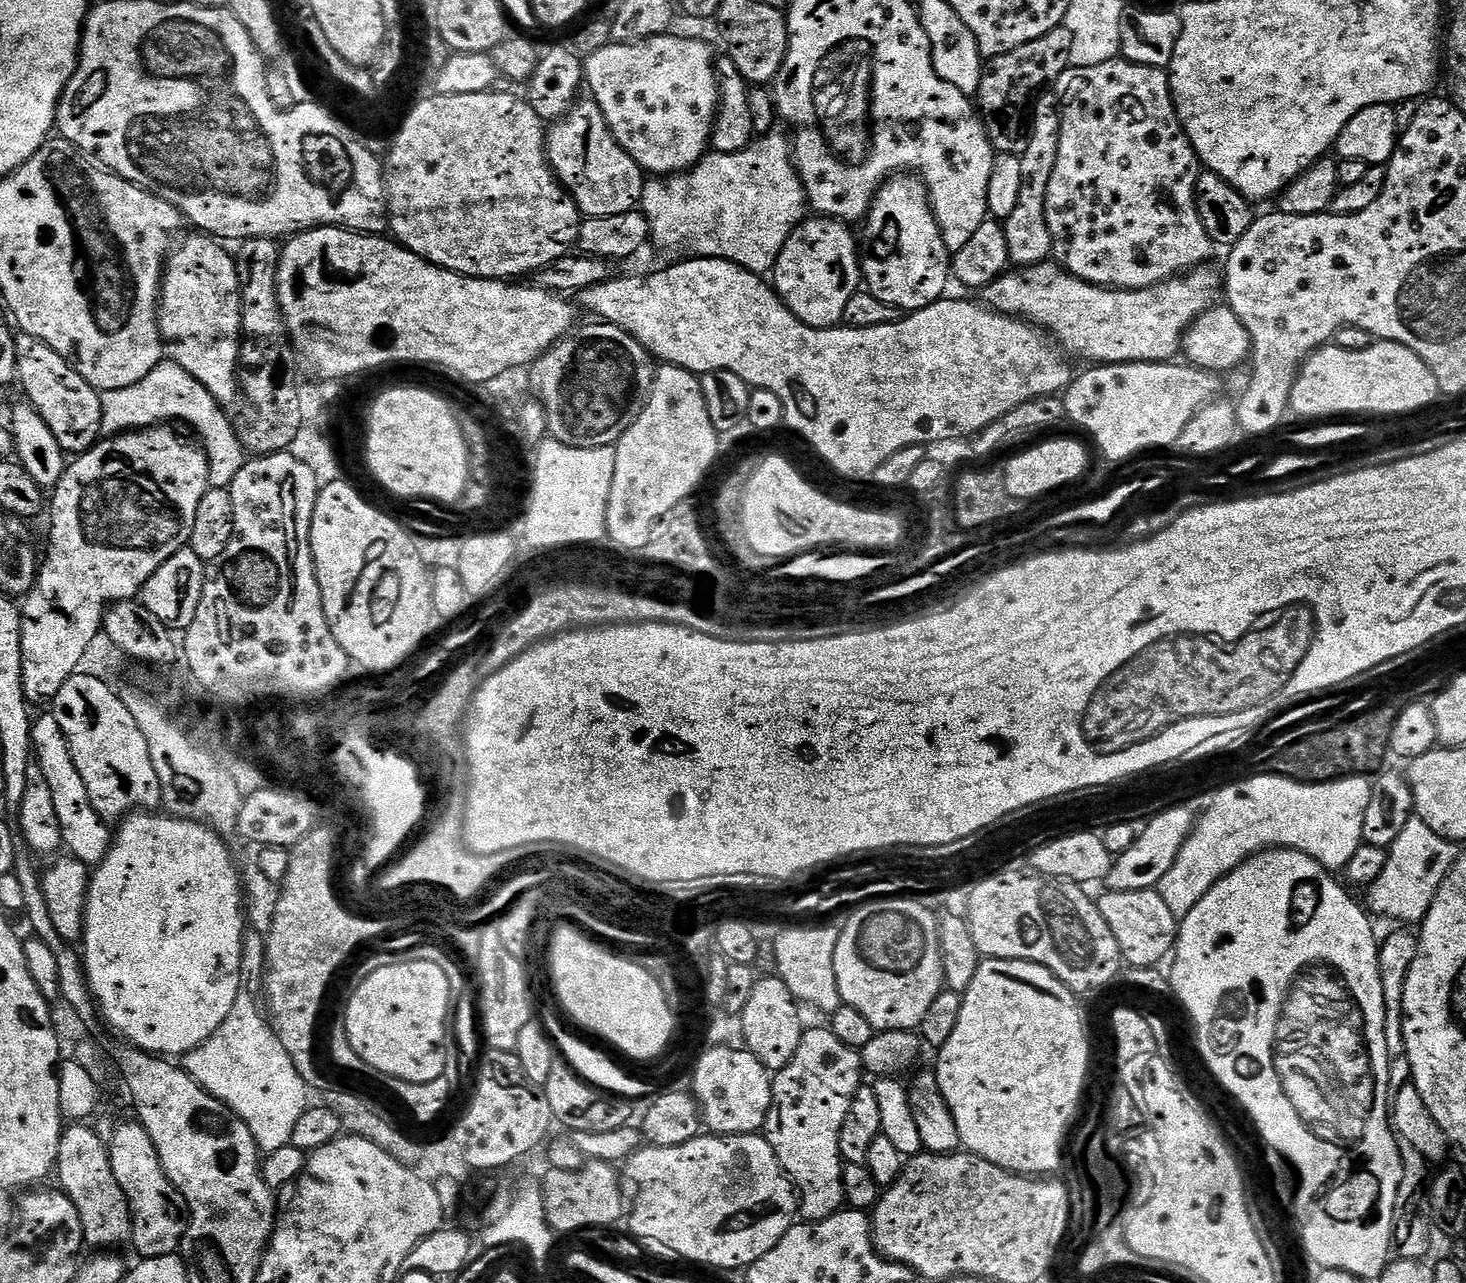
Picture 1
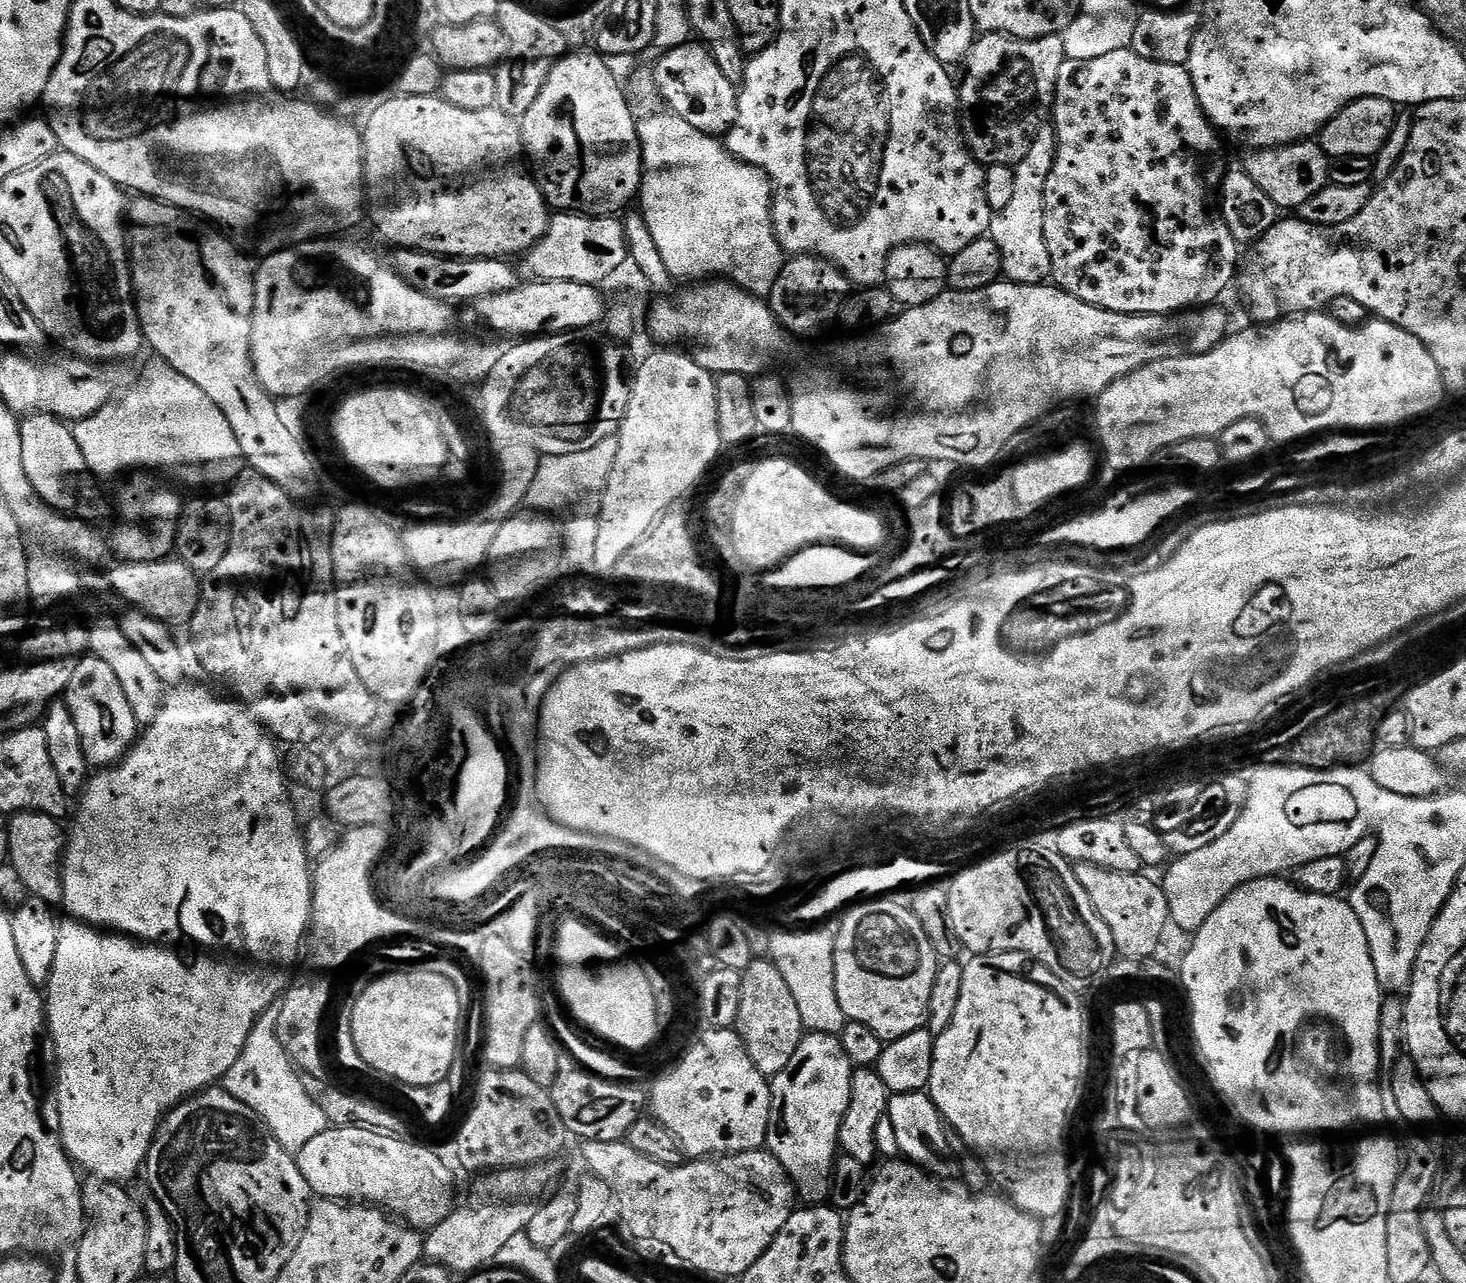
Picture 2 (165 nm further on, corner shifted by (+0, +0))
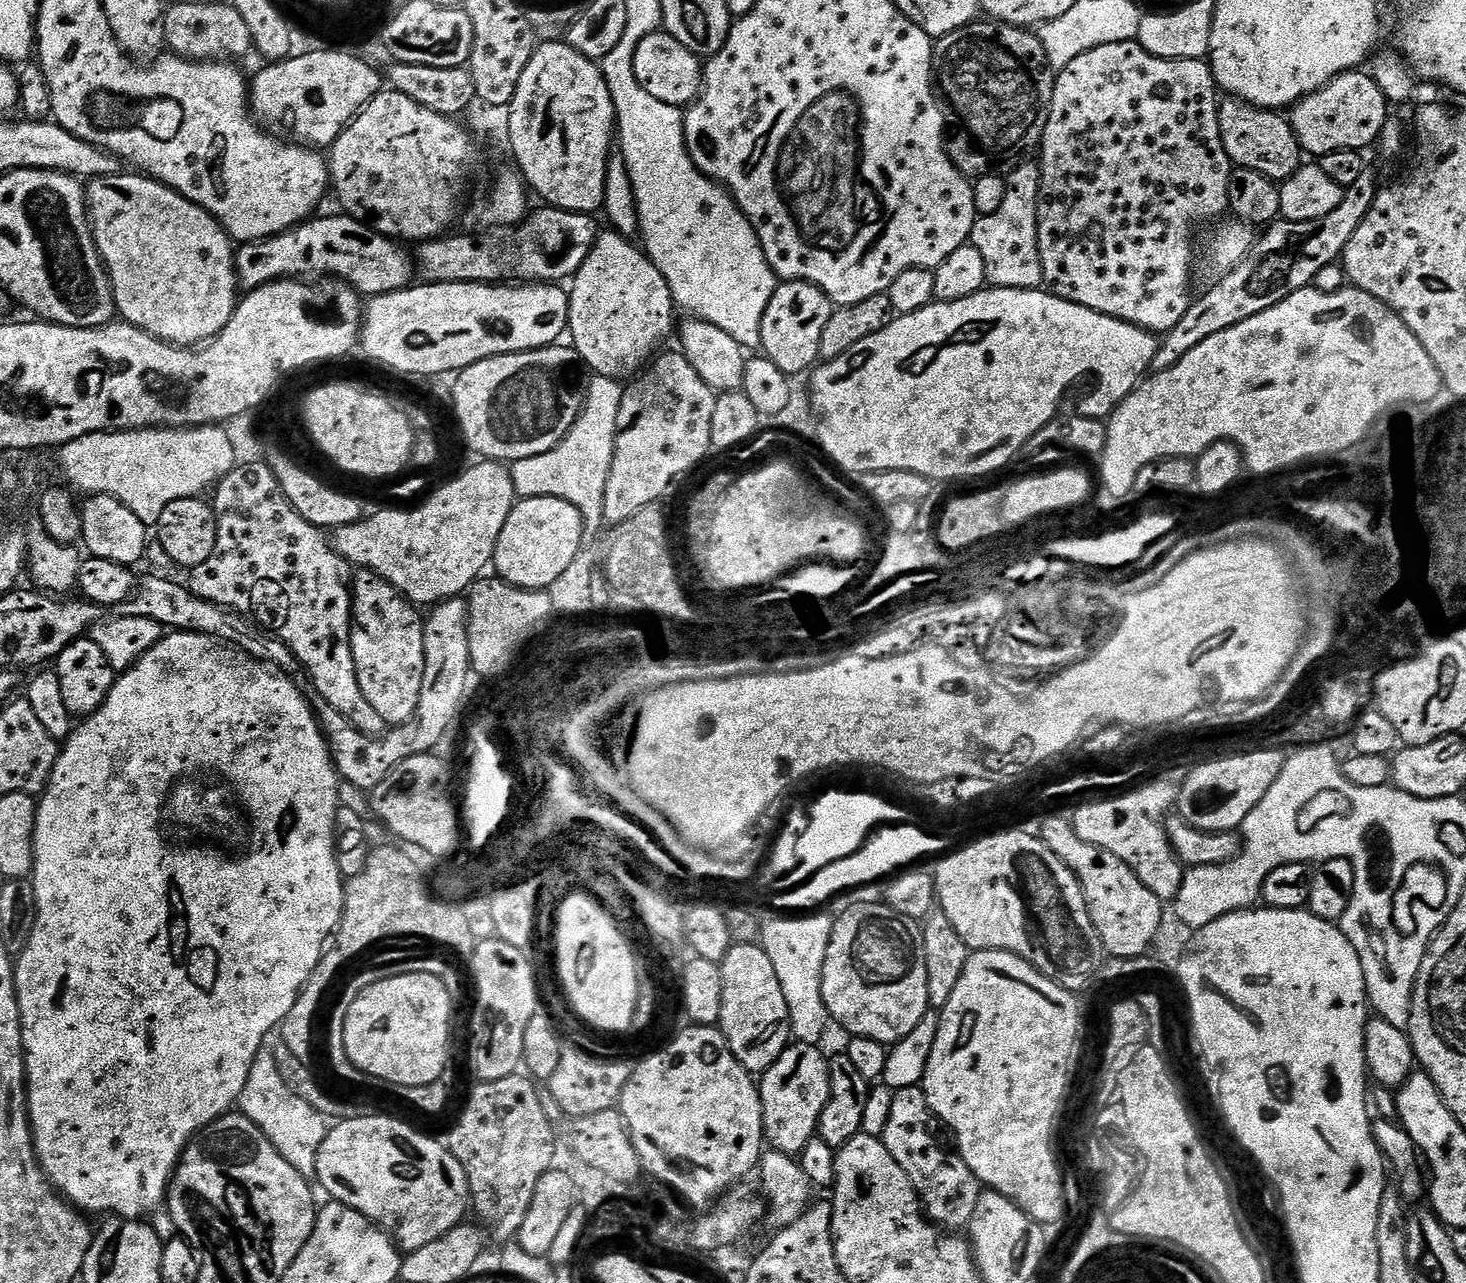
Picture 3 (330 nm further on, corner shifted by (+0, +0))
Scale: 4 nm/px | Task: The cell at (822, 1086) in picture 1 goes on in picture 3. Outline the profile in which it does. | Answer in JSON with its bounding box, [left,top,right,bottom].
[759,1043,830,1154]

